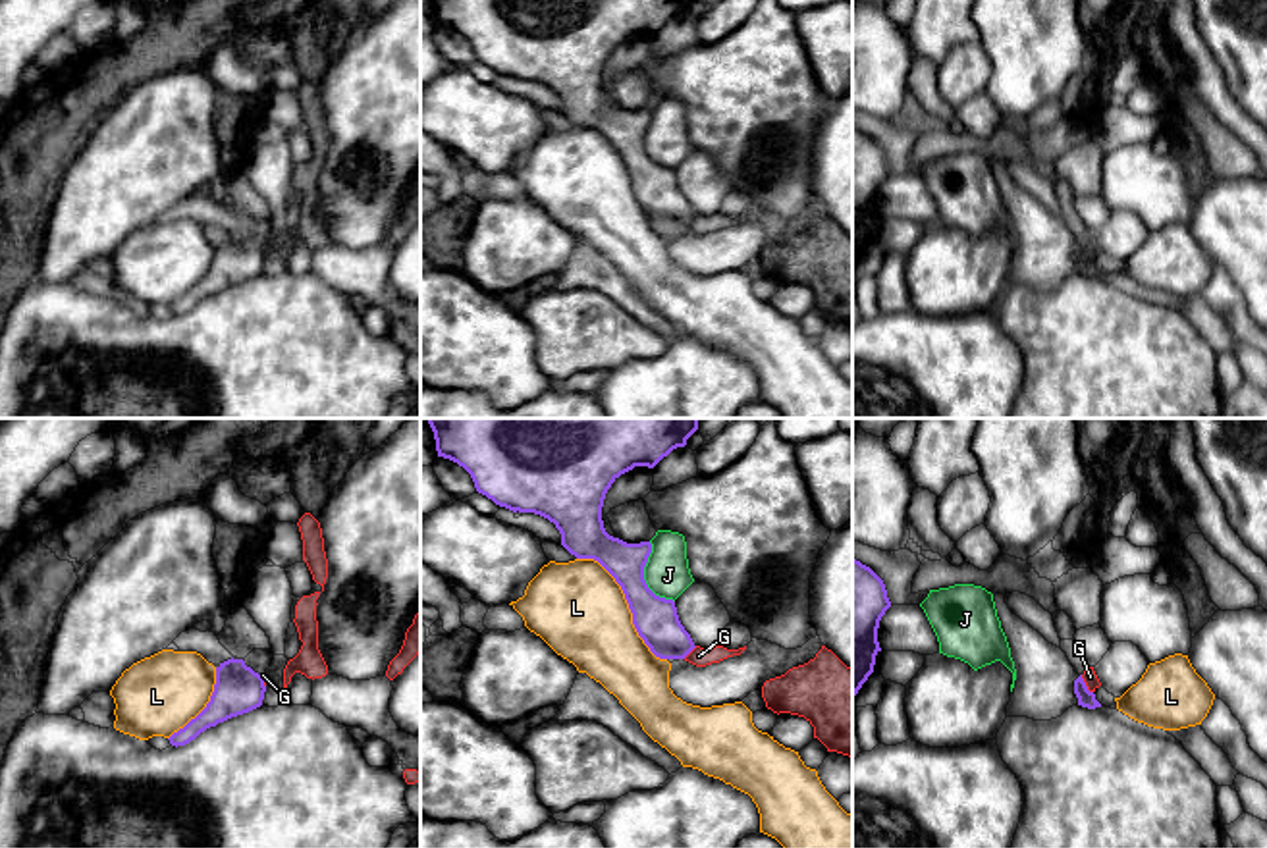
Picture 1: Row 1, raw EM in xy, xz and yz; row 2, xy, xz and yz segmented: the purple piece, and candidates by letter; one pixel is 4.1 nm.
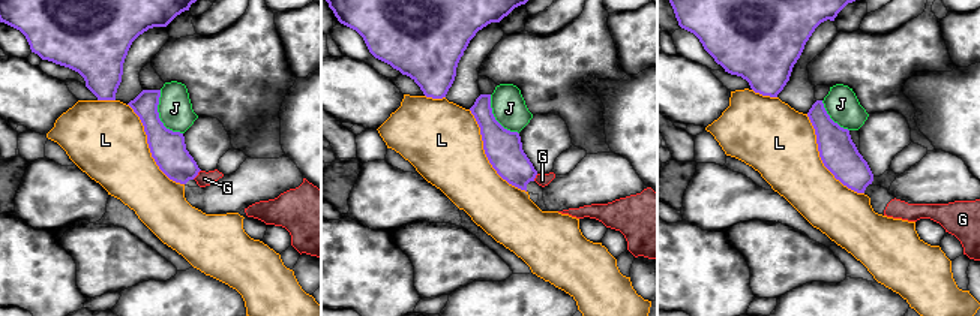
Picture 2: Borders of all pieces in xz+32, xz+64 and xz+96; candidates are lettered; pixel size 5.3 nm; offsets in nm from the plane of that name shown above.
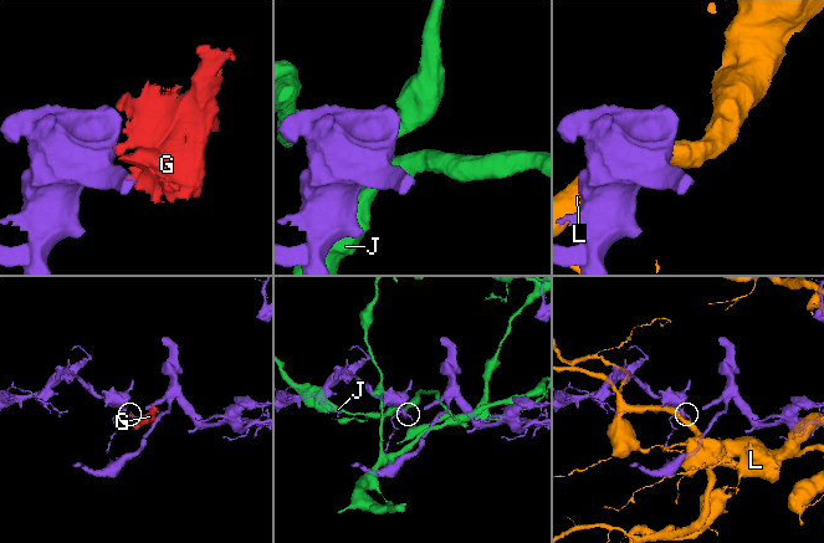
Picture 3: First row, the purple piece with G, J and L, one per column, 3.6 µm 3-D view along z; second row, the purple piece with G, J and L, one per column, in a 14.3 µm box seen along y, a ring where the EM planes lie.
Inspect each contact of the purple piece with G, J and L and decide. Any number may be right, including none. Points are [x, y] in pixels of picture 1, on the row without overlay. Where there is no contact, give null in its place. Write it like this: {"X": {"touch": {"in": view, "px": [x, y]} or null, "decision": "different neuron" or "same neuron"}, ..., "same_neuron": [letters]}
{"G": {"touch": {"in": "yz", "px": [1084, 253]}, "decision": "different neuron"}, "J": {"touch": {"in": "xz", "px": [643, 145]}, "decision": "different neuron"}, "L": {"touch": {"in": "xz", "px": [627, 170]}, "decision": "different neuron"}, "same_neuron": []}

